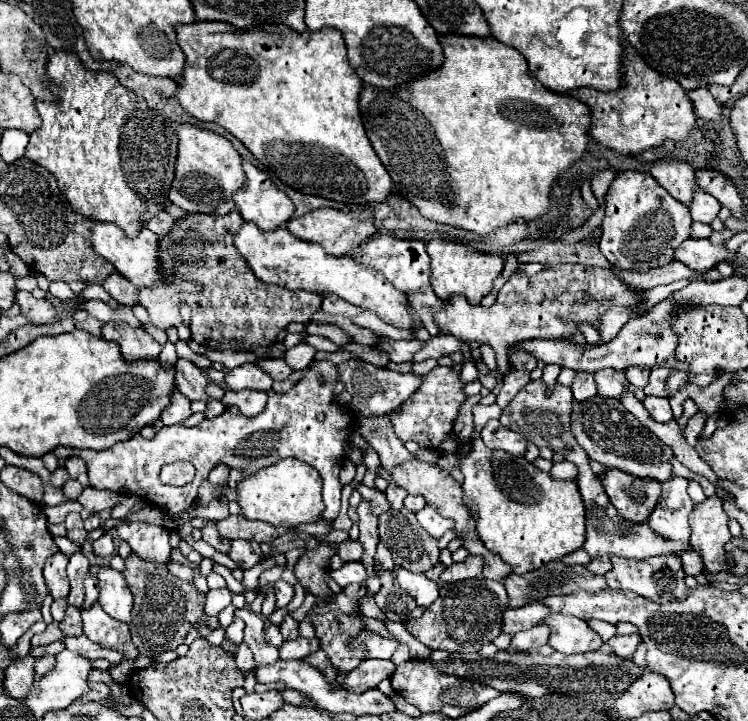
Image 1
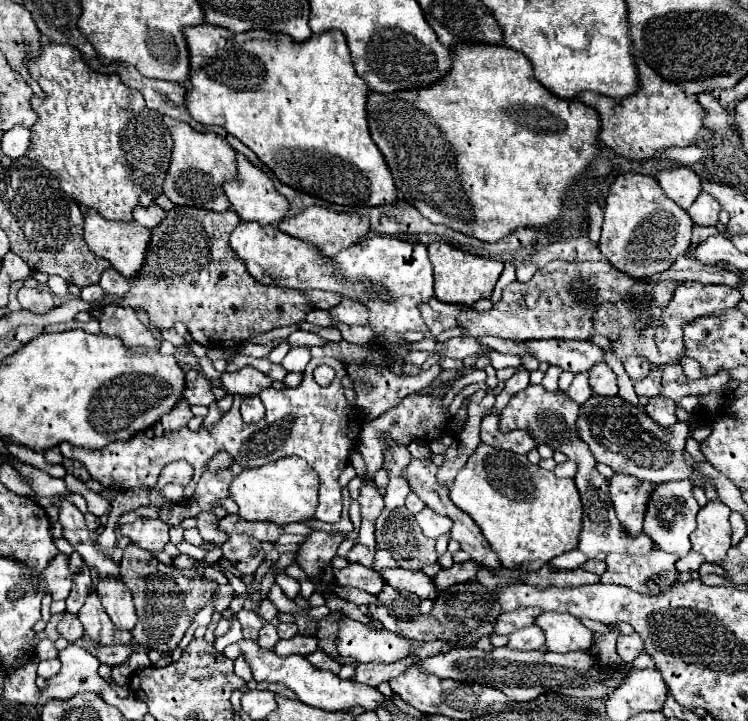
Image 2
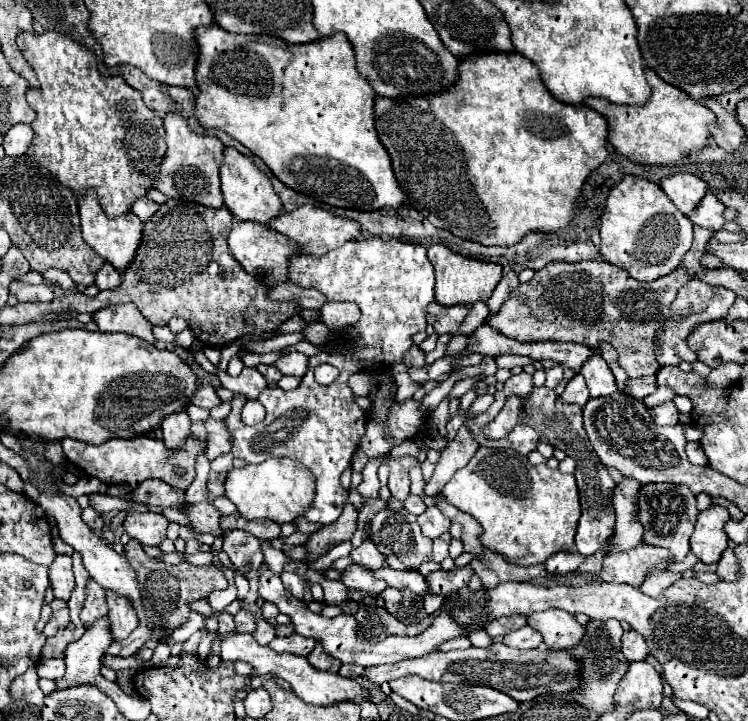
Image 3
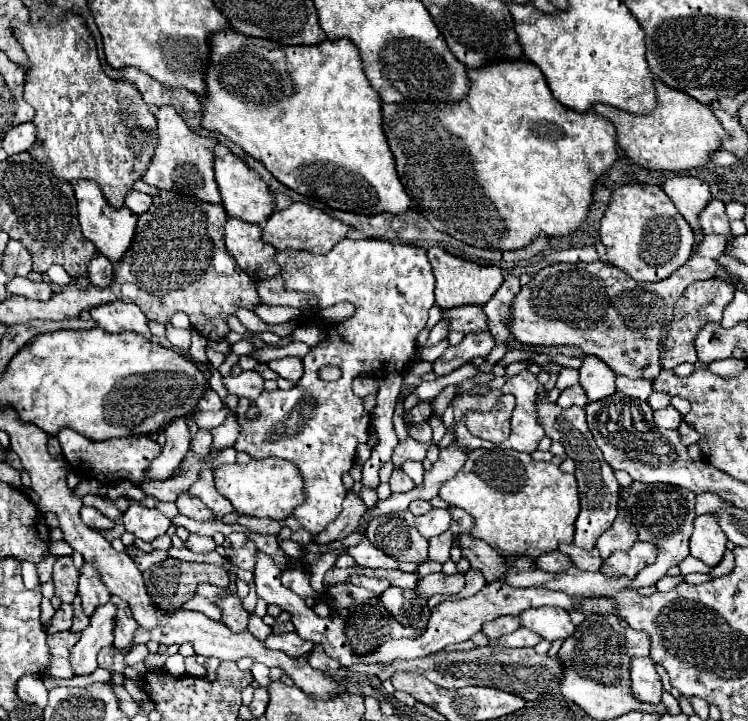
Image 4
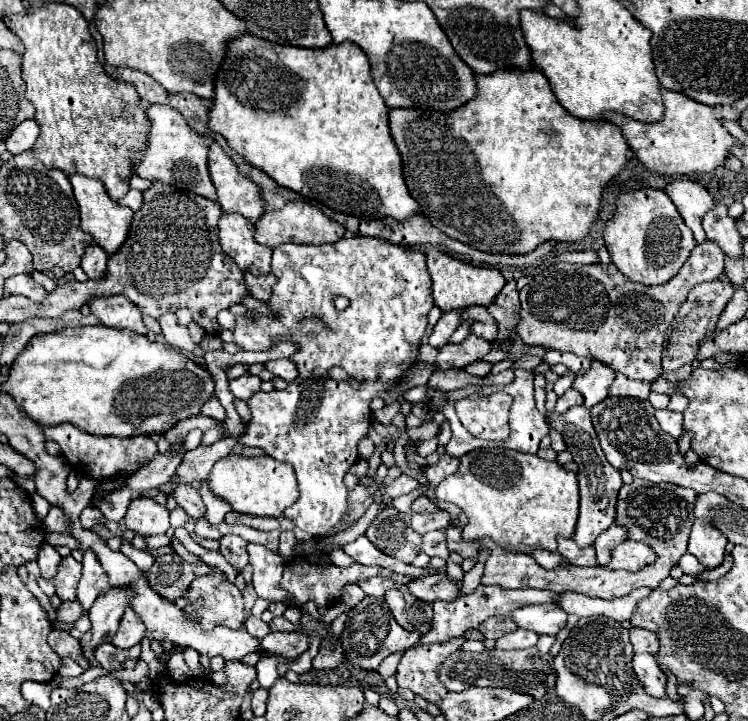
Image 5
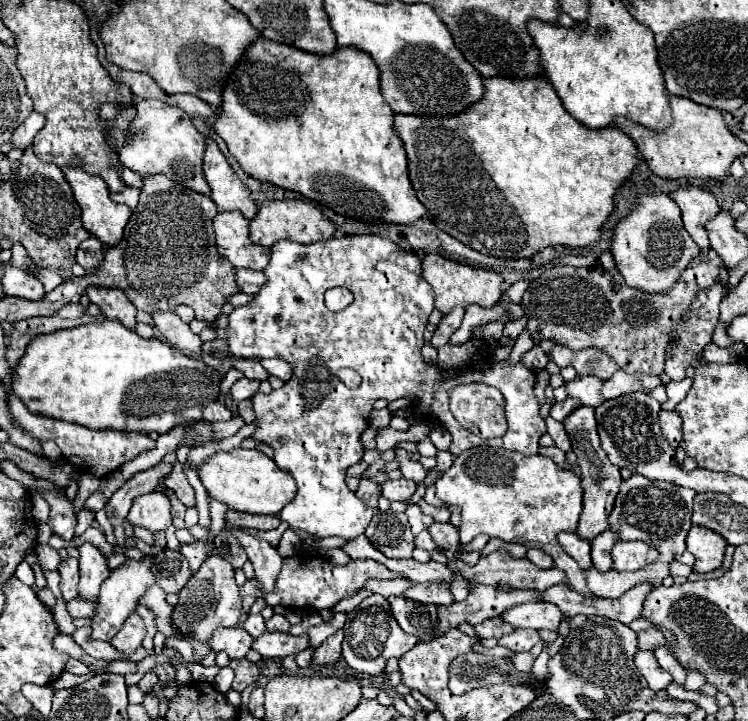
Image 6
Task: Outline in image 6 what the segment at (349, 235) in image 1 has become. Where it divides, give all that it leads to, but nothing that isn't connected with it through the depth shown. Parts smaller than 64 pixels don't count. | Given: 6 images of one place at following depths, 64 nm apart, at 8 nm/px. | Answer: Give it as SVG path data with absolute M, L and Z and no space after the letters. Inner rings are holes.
M272 200L264 202L258 208L256 218L250 222L250 240L262 246L272 246L280 240L292 240L300 244L310 244L310 242L320 242L320 240L330 240L336 234L336 226L320 212L320 208L312 202L304 200Z

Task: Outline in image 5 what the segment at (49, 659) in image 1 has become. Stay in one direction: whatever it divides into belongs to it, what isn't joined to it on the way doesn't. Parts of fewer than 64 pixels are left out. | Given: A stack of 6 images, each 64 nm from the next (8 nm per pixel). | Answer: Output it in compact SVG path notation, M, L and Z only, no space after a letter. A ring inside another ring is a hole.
M72 658L62 660L60 670L58 670L58 674L60 674L60 676L80 676L82 672L84 672L84 668L82 668L78 662L74 662Z

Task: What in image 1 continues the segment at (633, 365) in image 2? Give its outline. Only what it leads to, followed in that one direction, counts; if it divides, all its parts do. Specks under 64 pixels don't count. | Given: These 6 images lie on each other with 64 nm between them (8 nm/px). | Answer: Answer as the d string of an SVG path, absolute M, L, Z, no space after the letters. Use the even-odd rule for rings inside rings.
M632 366L632 368L626 370L626 378L628 378L634 386L638 386L638 388L644 388L644 386L648 384L648 374L650 374L648 368L638 368L638 366Z

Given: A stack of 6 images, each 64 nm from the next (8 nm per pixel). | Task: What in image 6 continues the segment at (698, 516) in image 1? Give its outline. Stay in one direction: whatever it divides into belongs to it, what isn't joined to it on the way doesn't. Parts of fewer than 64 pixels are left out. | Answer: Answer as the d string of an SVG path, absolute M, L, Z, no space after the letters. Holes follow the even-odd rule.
M692 526L686 538L686 546L688 546L688 552L692 552L696 558L696 564L694 564L696 572L710 572L722 566L726 540L720 534L708 528Z

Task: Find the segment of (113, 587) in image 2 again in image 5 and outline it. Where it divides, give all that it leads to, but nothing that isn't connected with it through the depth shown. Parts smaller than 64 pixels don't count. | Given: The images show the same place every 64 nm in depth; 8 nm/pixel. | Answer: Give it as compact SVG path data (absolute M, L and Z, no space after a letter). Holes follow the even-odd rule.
M128 608L128 612L124 612L124 616L120 618L120 628L116 632L116 636L112 638L112 644L116 648L128 650L134 644L140 644L142 636L144 636L144 624L140 622L140 618L136 618L136 614L132 612L132 608Z

